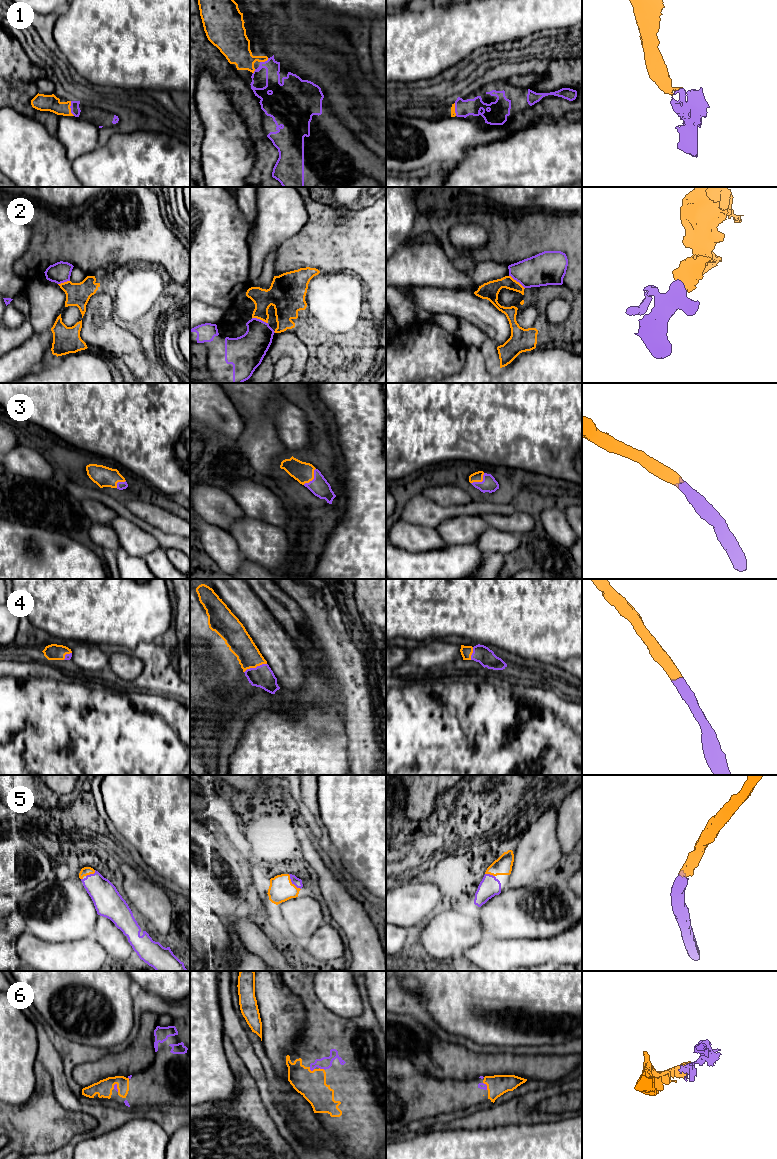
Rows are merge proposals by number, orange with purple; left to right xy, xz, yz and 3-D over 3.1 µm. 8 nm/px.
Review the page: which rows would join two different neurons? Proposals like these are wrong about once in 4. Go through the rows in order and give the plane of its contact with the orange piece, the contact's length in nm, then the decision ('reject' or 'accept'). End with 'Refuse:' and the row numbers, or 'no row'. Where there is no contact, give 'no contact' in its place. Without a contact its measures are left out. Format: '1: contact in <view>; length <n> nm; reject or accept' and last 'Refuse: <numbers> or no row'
1: contact in xy; length 120 nm; accept
2: contact in xz; length 140 nm; reject
3: contact in xz; length 170 nm; accept
4: contact in xz; length 200 nm; accept
5: contact in xz; length 160 nm; accept
6: contact in xz; length 50 nm; accept
Refuse: 2

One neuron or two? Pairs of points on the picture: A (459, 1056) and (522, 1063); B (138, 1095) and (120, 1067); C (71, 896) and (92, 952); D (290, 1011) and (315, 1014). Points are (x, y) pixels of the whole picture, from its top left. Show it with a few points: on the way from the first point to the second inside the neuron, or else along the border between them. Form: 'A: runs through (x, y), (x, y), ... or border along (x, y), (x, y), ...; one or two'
A: runs through (475, 1064), (506, 1064); one
B: border along (148, 1067), (132, 1075); two
C: border along (83, 937), (77, 940), (62, 942); two
D: border along (292, 993), (304, 1004), (305, 1024), (299, 1036); two

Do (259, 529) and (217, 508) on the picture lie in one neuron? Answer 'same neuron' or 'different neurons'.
different neurons

